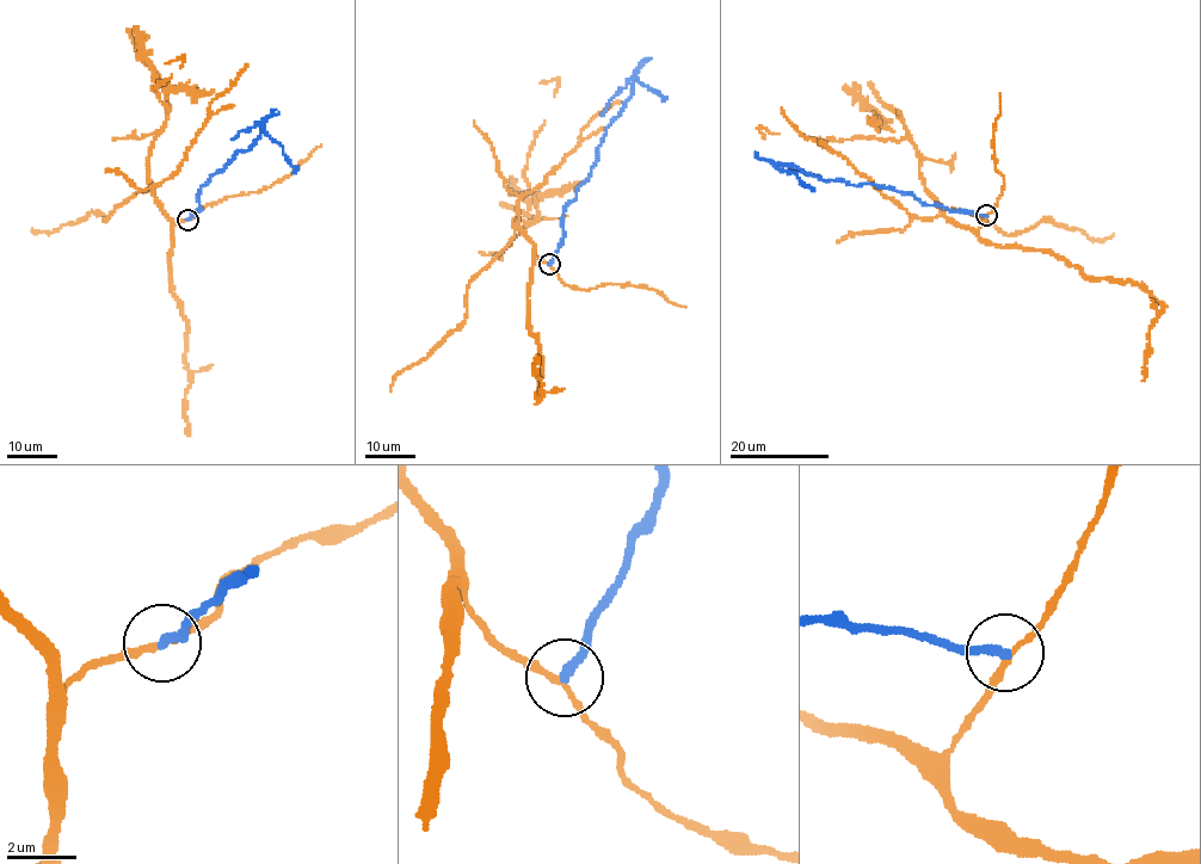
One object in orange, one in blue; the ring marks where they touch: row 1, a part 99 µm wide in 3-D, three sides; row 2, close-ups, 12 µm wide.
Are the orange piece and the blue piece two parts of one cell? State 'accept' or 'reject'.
reject

